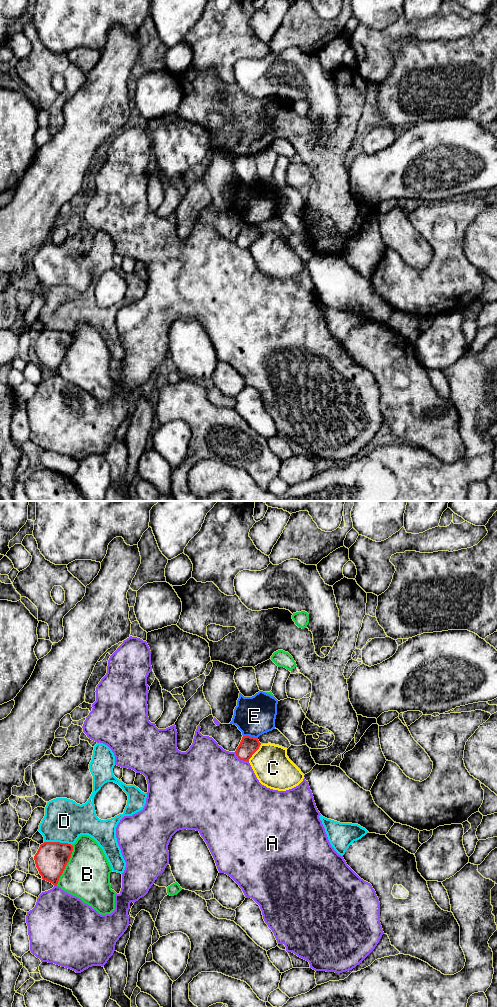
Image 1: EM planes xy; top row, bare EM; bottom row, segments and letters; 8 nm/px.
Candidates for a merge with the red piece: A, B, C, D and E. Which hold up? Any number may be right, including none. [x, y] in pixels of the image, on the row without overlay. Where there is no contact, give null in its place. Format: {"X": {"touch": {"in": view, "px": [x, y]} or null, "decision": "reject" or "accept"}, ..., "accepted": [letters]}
{"A": {"touch": {"in": "xy", "px": [241, 247]}, "decision": "reject"}, "B": {"touch": {"in": "xy", "px": [66, 352]}, "decision": "reject"}, "C": {"touch": {"in": "xy", "px": [255, 239]}, "decision": "reject"}, "D": {"touch": {"in": "xy", "px": [58, 330]}, "decision": "reject"}, "E": {"touch": {"in": "xy", "px": [249, 224]}, "decision": "reject"}, "accepted": []}

